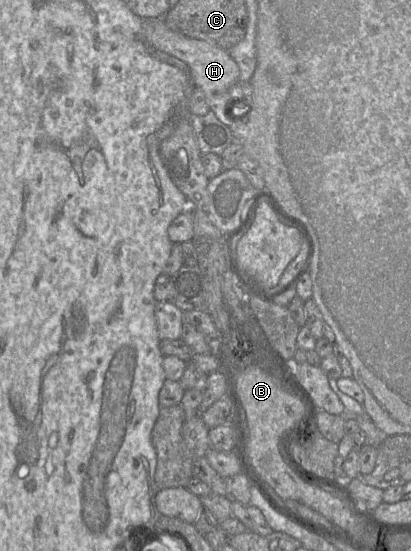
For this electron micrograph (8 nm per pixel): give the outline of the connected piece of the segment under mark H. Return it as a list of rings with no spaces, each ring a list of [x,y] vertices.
[[[144,19],[143,35],[156,50],[175,57],[189,67],[194,86],[200,88],[206,97],[210,110],[226,126],[233,123],[227,115],[228,103],[231,102],[229,89],[240,79],[239,66],[227,50],[214,43],[186,37],[171,30],[162,19]]]

